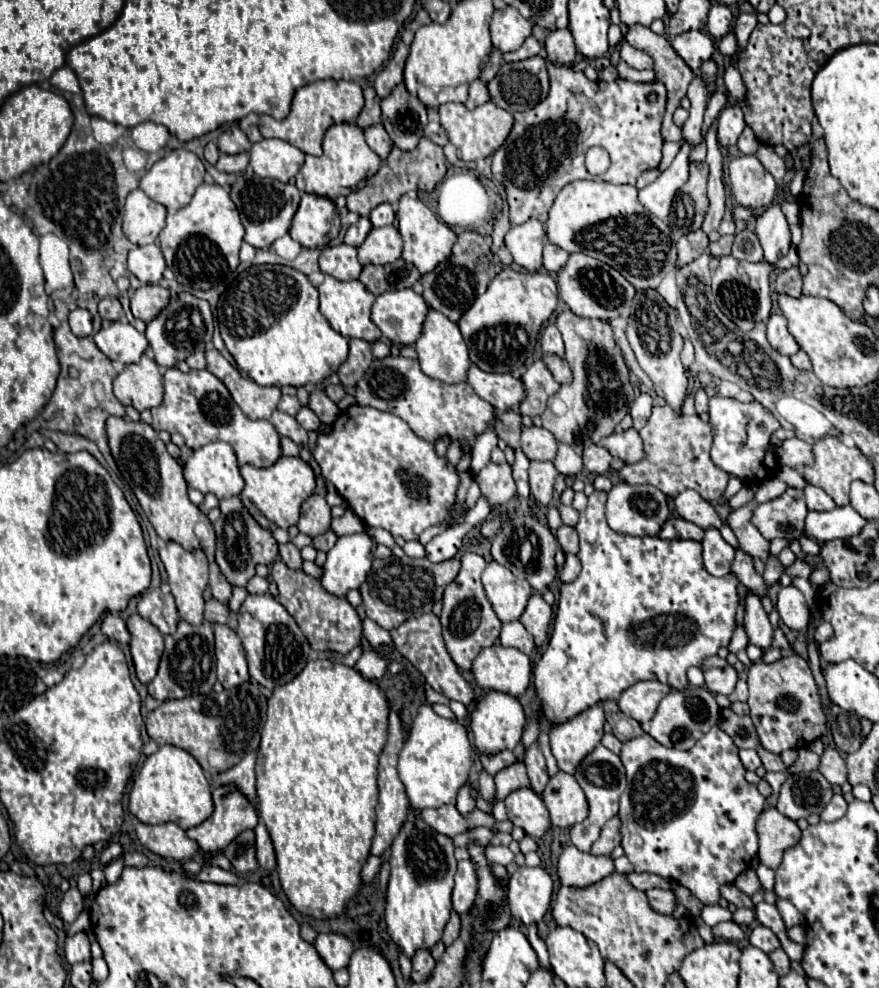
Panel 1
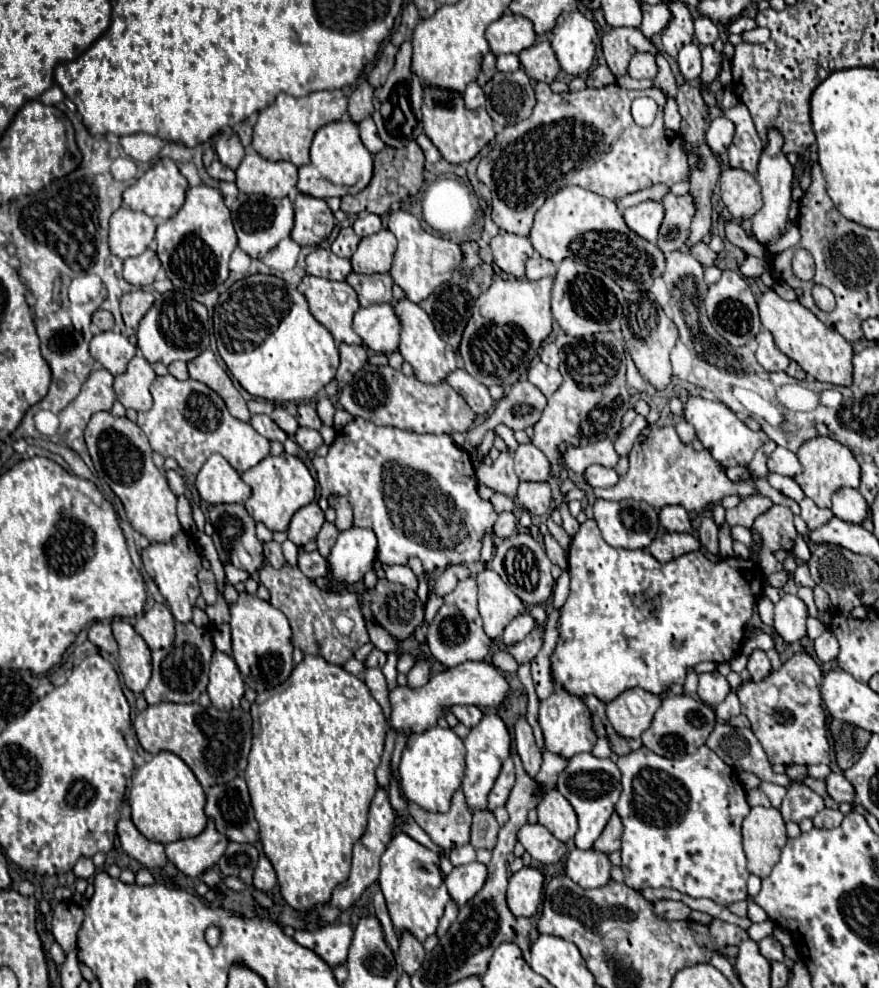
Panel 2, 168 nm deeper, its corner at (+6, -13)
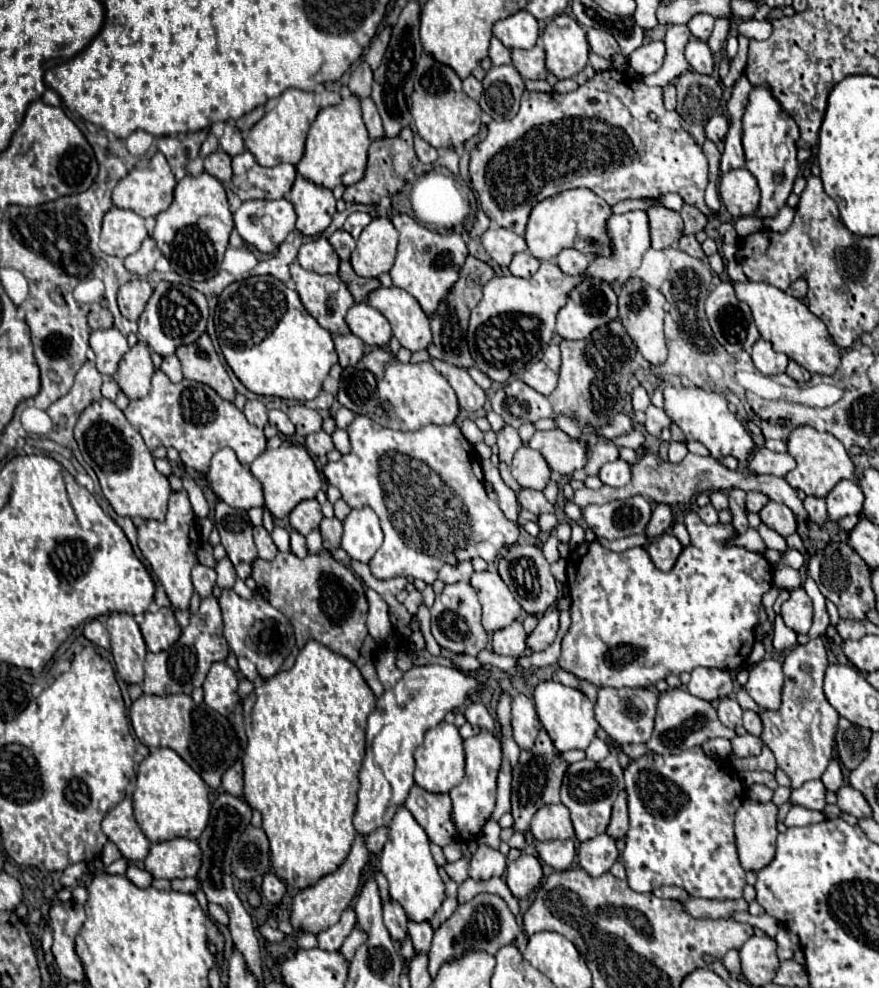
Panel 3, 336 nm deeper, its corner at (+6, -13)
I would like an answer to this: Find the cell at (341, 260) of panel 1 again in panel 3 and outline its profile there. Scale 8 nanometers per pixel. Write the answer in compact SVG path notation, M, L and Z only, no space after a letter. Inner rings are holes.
M318 237L318 239L304 243L298 249L296 261L304 269L316 271L316 273L322 273L322 275L324 273L338 273L338 263L340 263L334 247L324 237Z

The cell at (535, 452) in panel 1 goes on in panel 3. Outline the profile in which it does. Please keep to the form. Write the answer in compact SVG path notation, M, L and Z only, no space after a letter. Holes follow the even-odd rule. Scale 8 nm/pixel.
M520 447L514 453L514 461L510 465L510 471L522 489L542 491L550 481L548 463L544 461L544 457L538 451L534 451L530 447Z

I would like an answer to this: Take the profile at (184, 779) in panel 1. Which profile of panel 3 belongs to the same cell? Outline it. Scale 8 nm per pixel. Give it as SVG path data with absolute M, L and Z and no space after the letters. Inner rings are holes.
M150 749L150 755L140 763L138 767L138 785L136 791L132 793L134 799L134 817L142 829L142 833L148 837L150 843L160 843L160 841L168 841L174 837L186 837L196 841L202 831L208 825L208 815L210 815L210 791L206 787L206 783L202 781L202 777L172 749Z

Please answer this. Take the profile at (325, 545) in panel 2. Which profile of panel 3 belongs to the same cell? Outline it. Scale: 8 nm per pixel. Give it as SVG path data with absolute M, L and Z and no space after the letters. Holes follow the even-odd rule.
M332 517L332 519L324 519L320 523L320 531L324 537L324 545L328 551L334 551L340 547L340 539L342 539L342 523Z

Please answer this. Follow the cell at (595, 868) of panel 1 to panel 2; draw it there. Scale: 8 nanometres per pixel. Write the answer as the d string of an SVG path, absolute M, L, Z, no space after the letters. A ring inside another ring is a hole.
M574 849L566 857L566 875L582 889L596 889L610 881L610 861L606 853L594 849Z

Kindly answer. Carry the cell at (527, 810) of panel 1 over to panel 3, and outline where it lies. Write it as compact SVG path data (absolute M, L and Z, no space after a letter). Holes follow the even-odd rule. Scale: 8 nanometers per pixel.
M548 841L548 843L538 843L538 853L544 863L548 863L554 869L568 869L574 861L576 849L574 841Z

